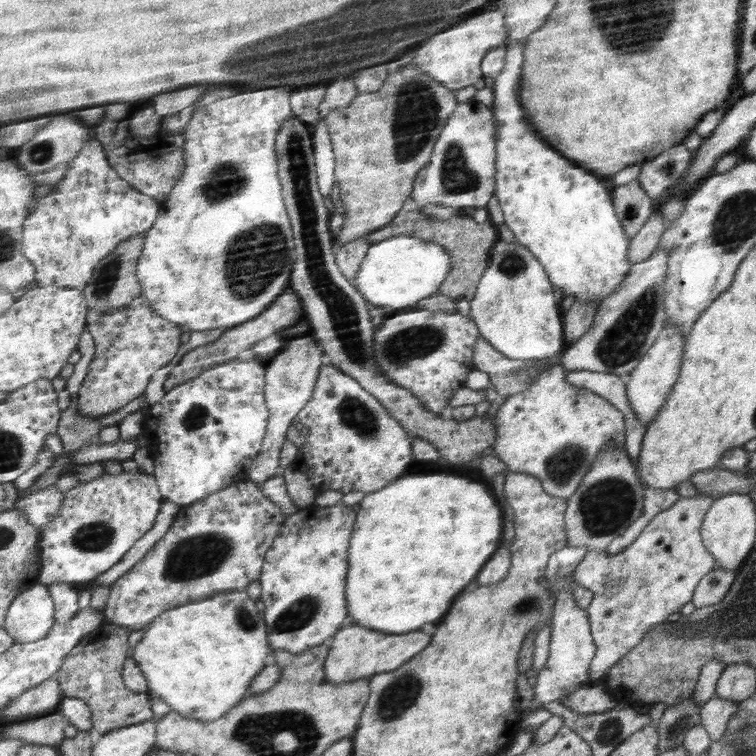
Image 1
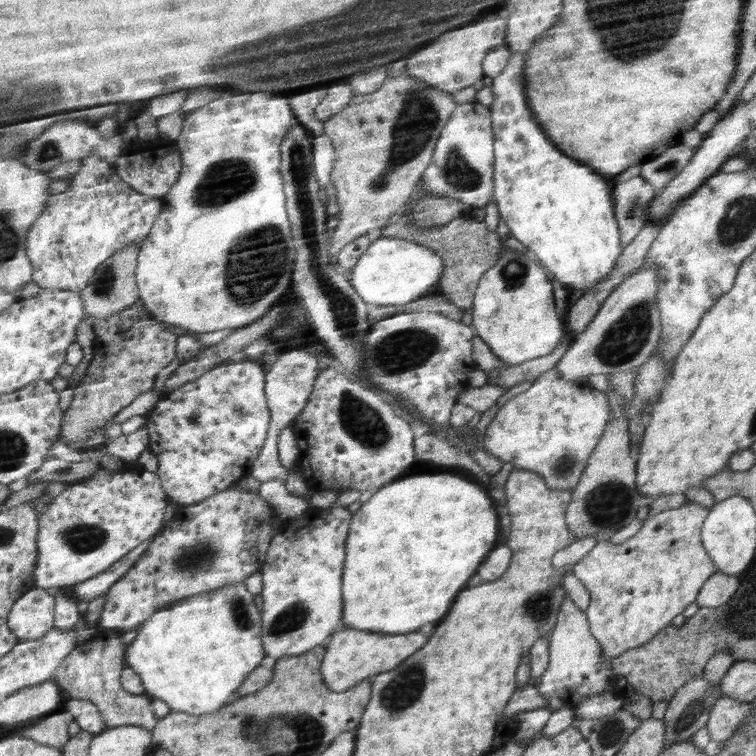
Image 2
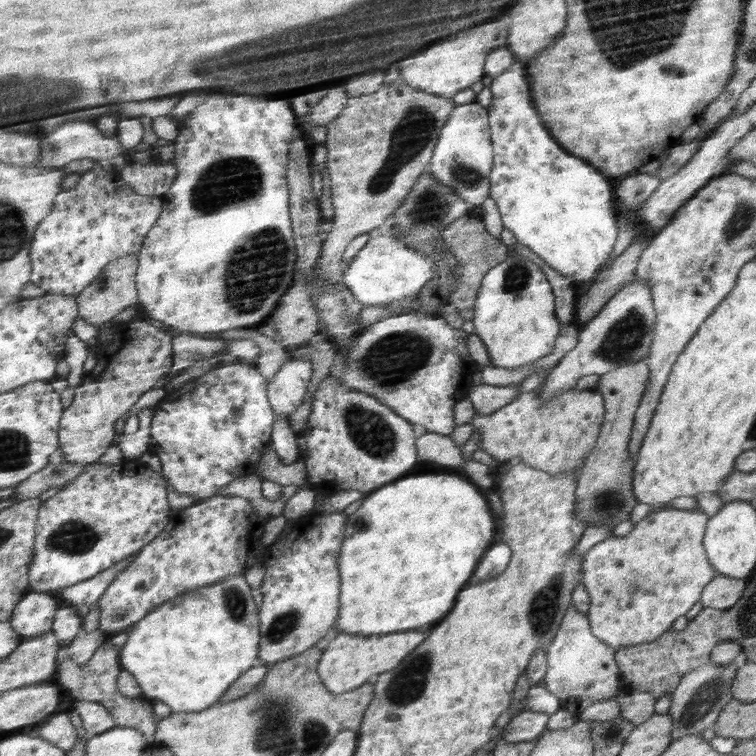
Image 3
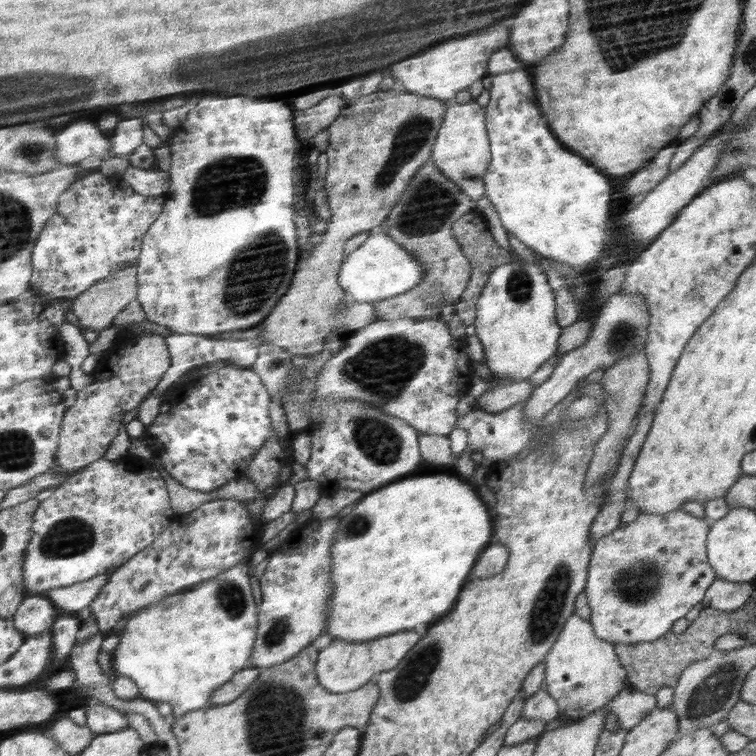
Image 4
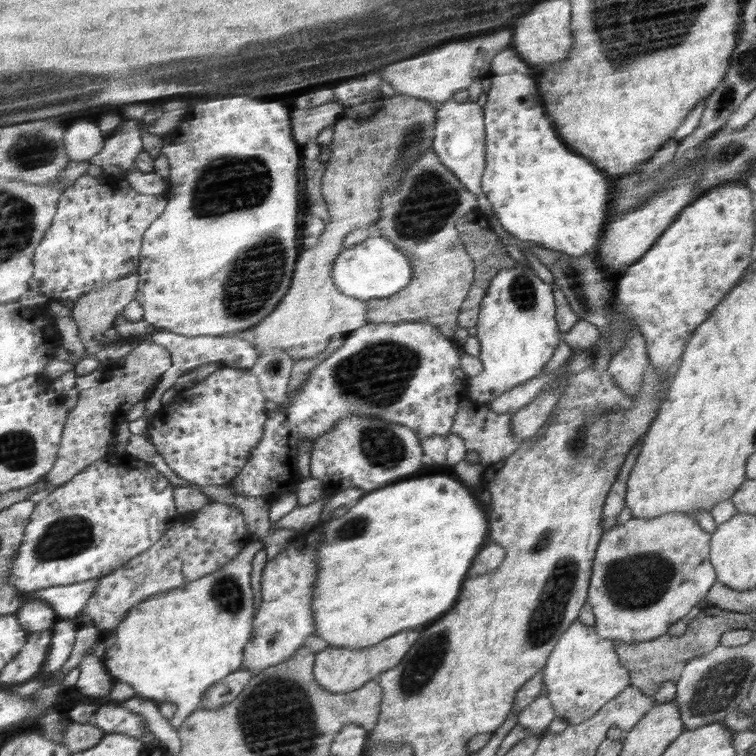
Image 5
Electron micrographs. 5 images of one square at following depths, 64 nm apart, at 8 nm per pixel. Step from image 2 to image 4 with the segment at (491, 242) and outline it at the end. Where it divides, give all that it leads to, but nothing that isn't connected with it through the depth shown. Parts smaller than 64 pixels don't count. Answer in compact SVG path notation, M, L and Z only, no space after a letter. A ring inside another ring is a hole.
M470 211L461 217L460 220L454 222L453 225L454 237L456 242L460 244L462 253L466 254L471 263L471 280L467 286L467 290L463 294L462 298L457 303L457 314L460 316L460 321L466 327L474 325L477 321L477 309L478 301L480 301L481 294L485 289L487 281L491 274L502 264L506 264L512 261L512 258L502 250L502 256L500 256L500 250L498 250L498 258L490 260L490 232L488 232L488 226L486 226L486 220L482 218L482 213L479 211Z

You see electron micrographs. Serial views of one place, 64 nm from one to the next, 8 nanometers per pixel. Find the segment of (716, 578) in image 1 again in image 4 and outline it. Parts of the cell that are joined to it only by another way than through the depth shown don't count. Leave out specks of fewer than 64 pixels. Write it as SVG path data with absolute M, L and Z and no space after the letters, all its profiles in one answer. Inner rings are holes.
M717 578L706 590L705 601L702 604L721 611L733 611L742 608L742 604L746 606L752 594L754 594L752 584L734 584Z

